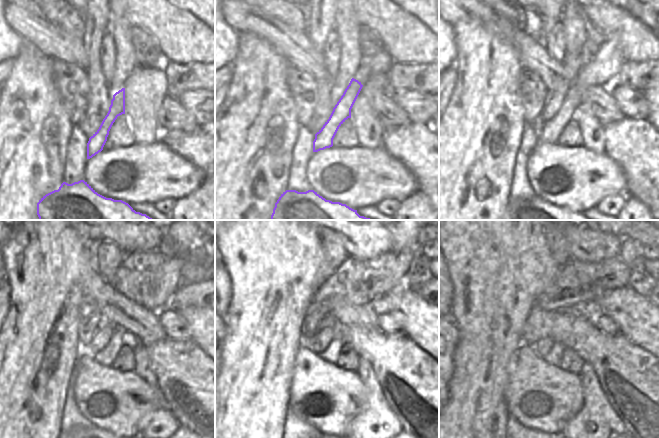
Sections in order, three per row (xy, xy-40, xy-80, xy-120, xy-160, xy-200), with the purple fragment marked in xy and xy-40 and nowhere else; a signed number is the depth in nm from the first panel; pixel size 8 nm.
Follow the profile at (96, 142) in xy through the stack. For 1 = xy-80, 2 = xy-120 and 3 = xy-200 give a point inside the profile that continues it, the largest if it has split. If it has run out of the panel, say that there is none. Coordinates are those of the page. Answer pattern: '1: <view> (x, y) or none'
1: xy-80 (549, 133)
2: xy-120 (105, 357)
3: xy-200 (554, 357)

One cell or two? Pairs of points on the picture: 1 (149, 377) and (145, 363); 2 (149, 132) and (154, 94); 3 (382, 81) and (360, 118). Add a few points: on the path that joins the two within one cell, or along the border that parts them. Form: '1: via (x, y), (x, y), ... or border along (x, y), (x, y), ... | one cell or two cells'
1: via (147, 374), (145, 366) | one cell
2: via (149, 123), (149, 103) | one cell
3: via (373, 89), (364, 98), (362, 109) | one cell

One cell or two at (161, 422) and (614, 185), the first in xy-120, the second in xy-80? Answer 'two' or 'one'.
two

